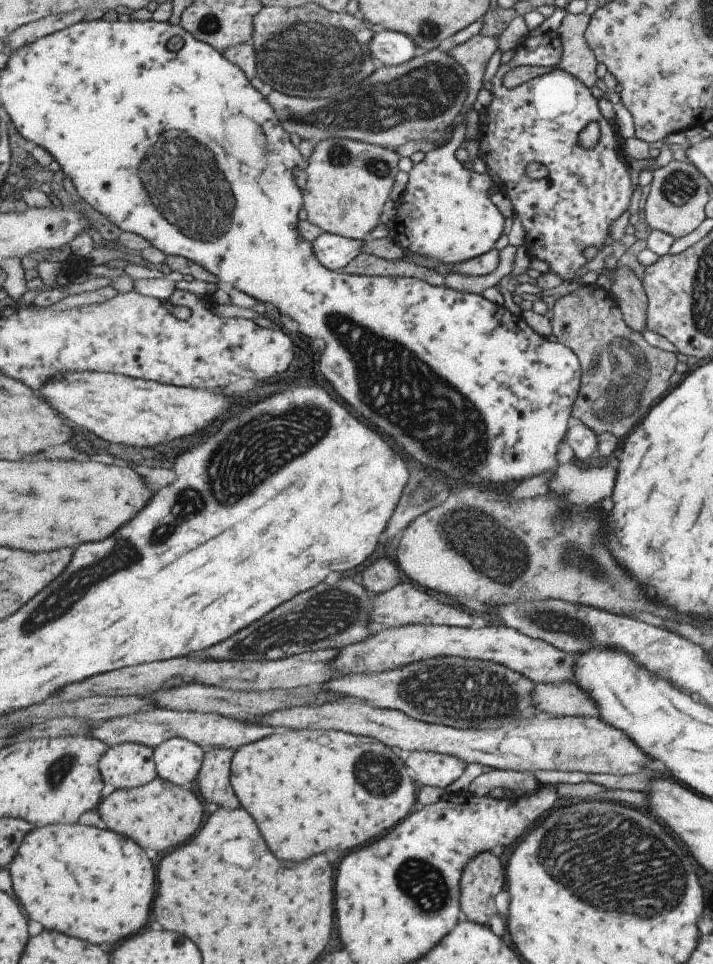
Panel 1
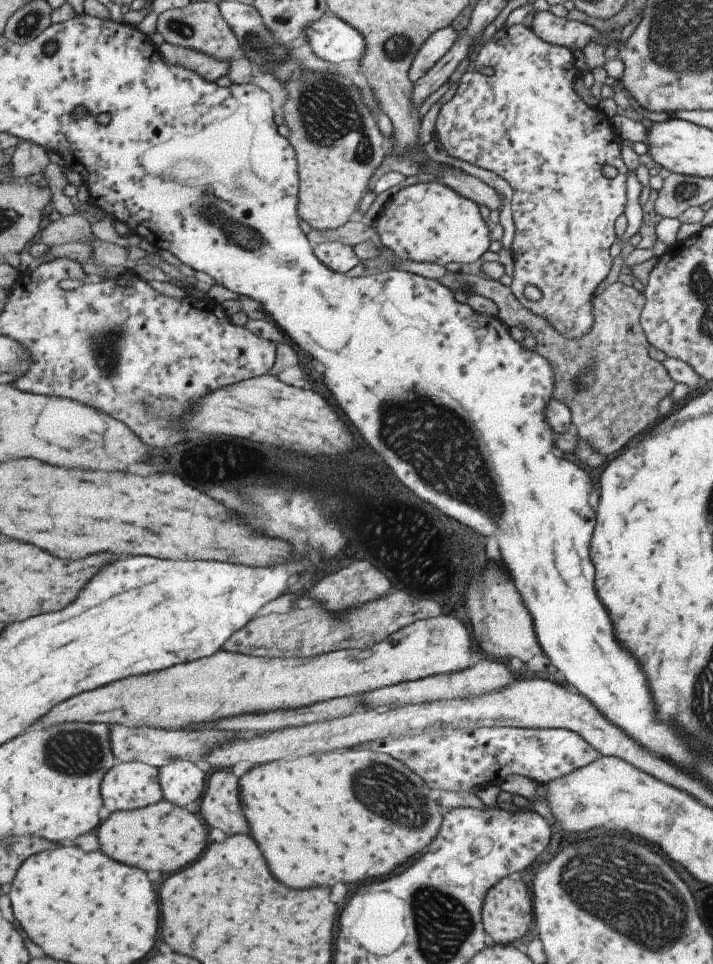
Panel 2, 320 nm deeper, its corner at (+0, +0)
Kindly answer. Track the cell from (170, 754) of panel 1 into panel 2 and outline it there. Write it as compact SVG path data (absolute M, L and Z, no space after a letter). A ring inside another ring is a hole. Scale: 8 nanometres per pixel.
M182 760L161 767L160 784L164 789L164 798L179 806L197 802L205 792L205 767L204 764Z

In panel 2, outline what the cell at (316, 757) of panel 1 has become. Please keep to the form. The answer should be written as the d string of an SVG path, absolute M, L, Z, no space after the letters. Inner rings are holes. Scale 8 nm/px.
M347 748L345 750L332 751L331 753L319 753L315 754L315 756L307 756L307 758L299 758L299 760L291 760L291 762L285 762L285 760L287 760L287 758L283 759L283 762L271 761L271 764L267 764L267 766L264 764L263 766L260 765L251 768L247 774L244 774L240 778L240 792L241 800L243 800L243 804L247 806L247 808L245 808L247 818L249 818L249 822L253 824L253 838L257 840L257 844L261 844L261 848L265 848L265 858L269 860L269 868L273 868L273 876L277 876L277 880L281 880L281 882L283 882L285 886L289 886L289 888L305 890L305 888L313 888L313 886L333 886L333 884L339 884L339 882L345 882L345 884L353 884L353 882L355 882L355 884L357 884L357 882L365 882L365 880L373 880L373 878L389 876L393 870L397 870L399 866L403 866L409 858L413 858L415 854L419 854L419 852L423 852L425 848L429 848L429 846L436 840L437 835L440 834L441 827L445 820L445 808L439 803L439 801L437 801L436 792L412 768L409 768L400 760L395 760L395 758L388 753Z

